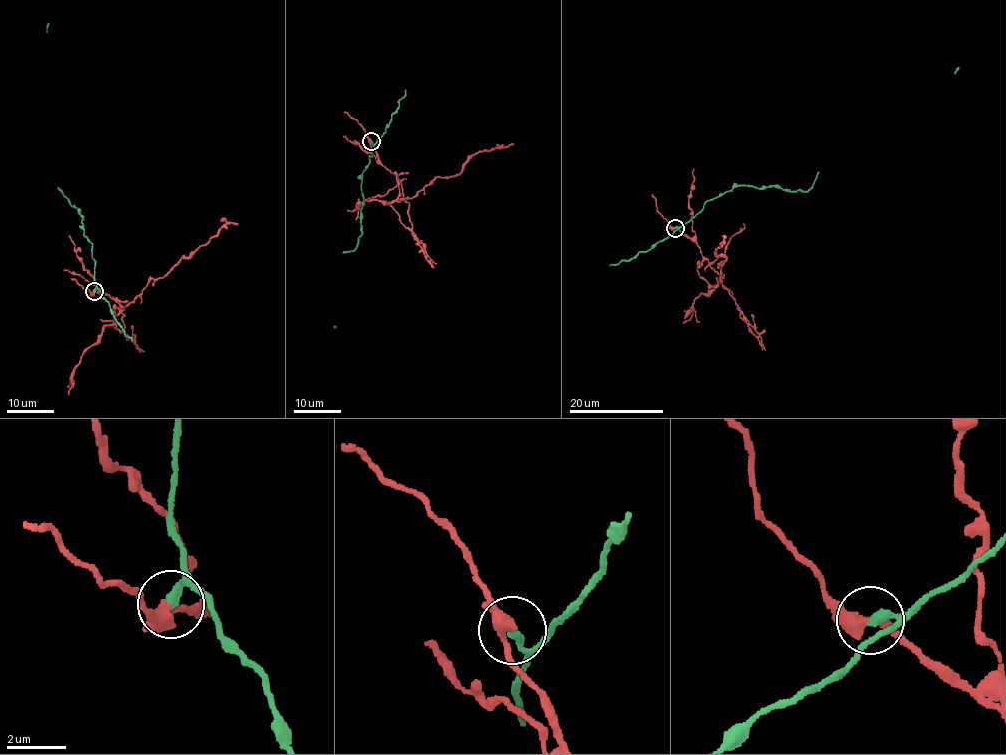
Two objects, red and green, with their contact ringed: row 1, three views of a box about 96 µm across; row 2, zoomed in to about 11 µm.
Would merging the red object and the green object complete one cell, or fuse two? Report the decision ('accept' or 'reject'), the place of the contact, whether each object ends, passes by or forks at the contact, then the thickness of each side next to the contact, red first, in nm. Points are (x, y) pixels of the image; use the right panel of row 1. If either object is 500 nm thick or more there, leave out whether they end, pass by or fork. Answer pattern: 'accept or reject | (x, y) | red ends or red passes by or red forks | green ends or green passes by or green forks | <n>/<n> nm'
reject | (675, 228) | red passes by | green ends | 320/300 nm

